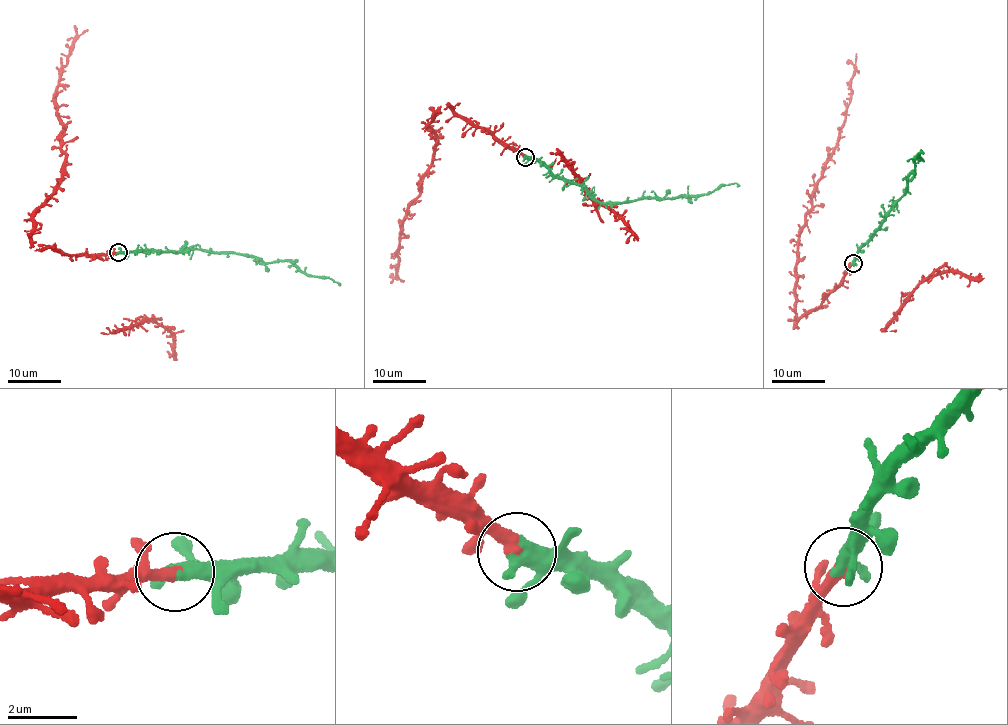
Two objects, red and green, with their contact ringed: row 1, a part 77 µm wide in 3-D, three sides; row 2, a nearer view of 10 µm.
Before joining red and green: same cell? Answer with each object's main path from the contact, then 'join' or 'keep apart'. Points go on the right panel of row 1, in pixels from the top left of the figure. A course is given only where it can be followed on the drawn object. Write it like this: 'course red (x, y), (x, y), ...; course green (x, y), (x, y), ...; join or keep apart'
course red (853, 263), (817, 308), (794, 326), (798, 234), (851, 102), (855, 54); course green (853, 263), (861, 247), (908, 189), (907, 179), (916, 170), (914, 159), (922, 159), (918, 155), (924, 153); join

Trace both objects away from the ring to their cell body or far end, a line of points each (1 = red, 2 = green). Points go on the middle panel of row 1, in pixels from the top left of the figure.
1: (524, 157), (439, 108), (426, 127), (434, 136), (432, 162), (395, 254), (404, 280)
2: (524, 157), (585, 186), (598, 202), (615, 205), (740, 186)

